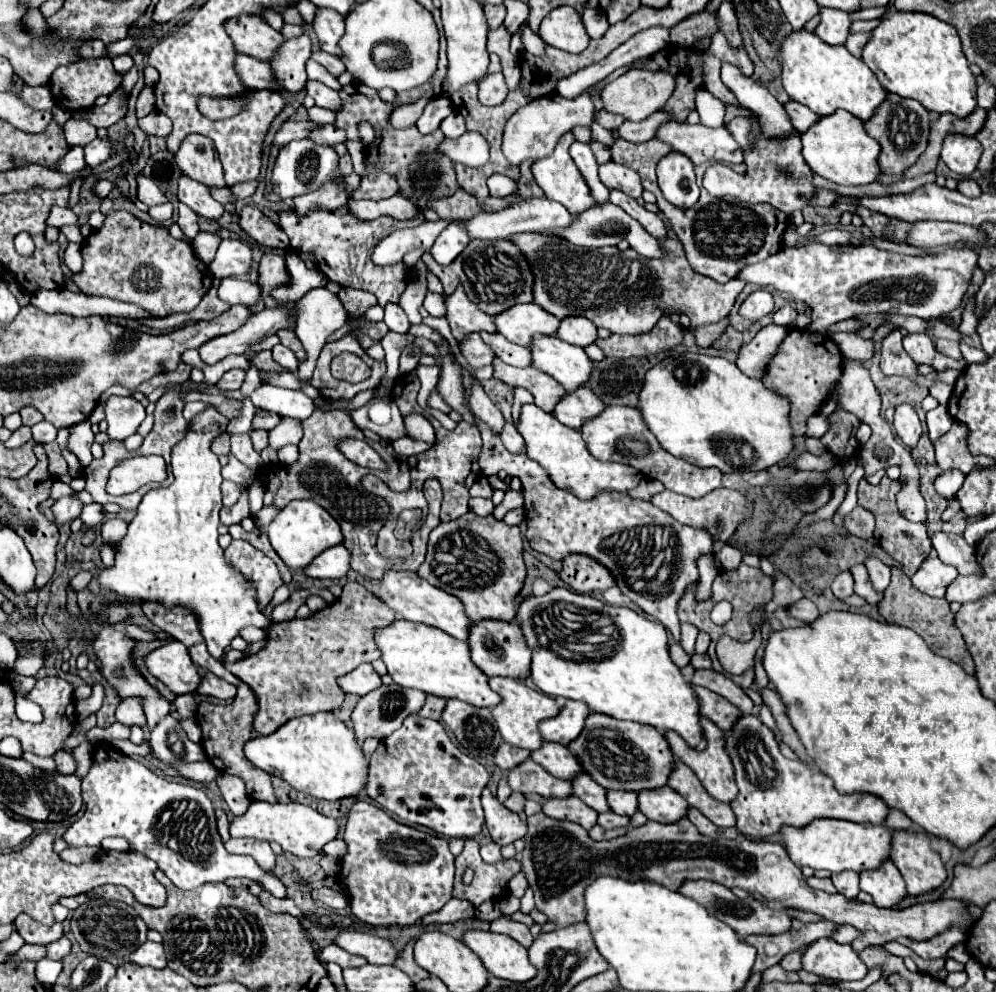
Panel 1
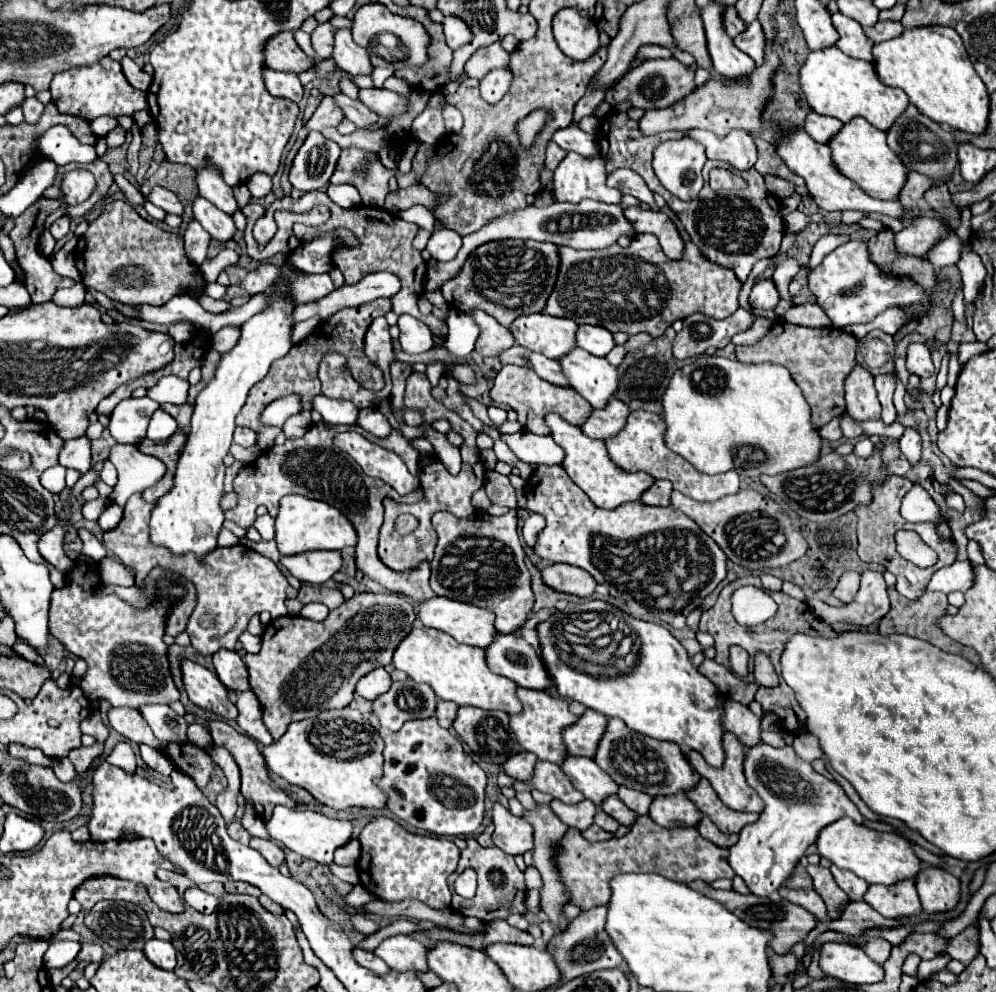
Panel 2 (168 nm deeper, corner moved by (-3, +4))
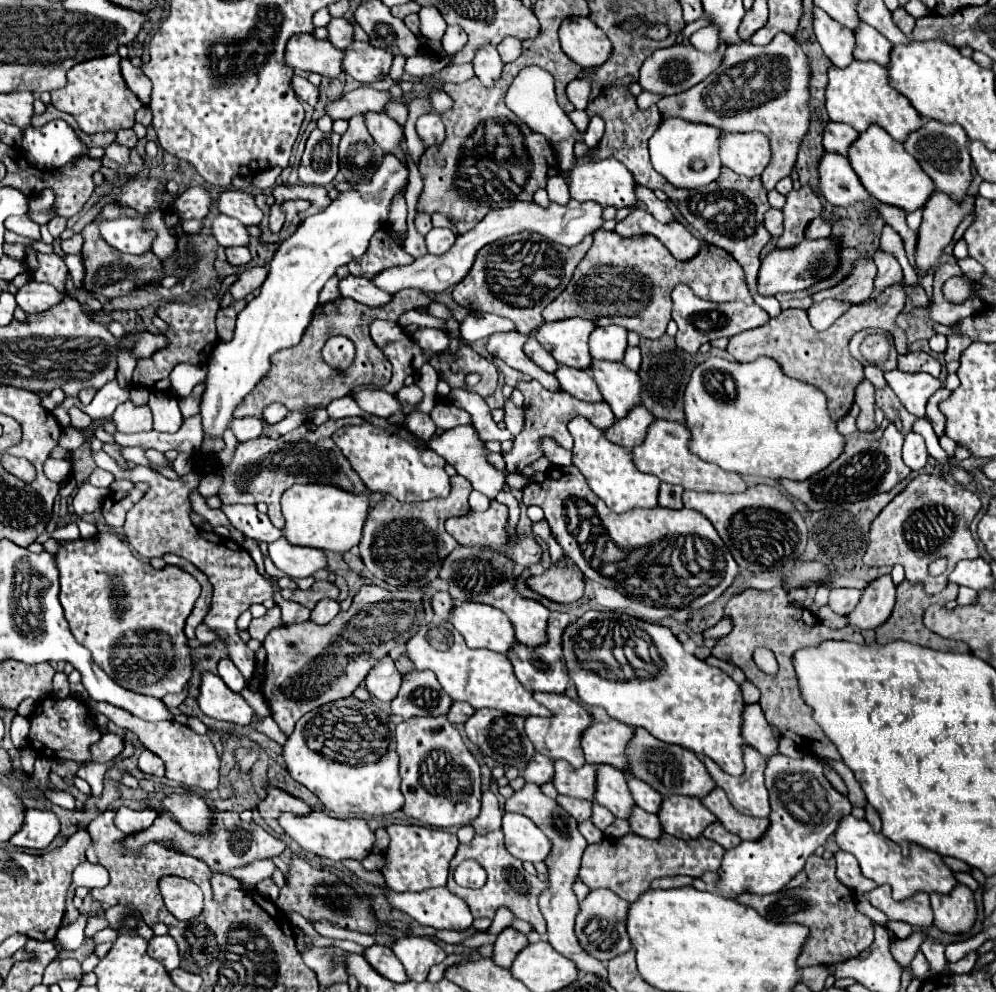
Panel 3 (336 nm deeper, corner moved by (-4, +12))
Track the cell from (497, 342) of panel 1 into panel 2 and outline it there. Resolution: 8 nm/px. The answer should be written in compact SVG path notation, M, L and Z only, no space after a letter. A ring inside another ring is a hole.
M528 352L528 364L540 378L544 378L552 384L558 384L558 386L568 386L568 380L560 372L558 360L550 360L538 352Z

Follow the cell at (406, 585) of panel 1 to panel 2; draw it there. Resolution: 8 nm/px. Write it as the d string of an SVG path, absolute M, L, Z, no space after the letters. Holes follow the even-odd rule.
M426 598L418 604L418 620L428 626L428 628L438 628L446 634L450 634L454 640L462 642L462 644L470 644L470 646L480 646L486 648L492 642L494 636L494 614L486 608L478 608L472 606L468 602L454 602L452 598Z

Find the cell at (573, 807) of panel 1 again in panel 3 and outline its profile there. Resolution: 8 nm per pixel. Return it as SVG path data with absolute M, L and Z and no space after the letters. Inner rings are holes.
M557 796L557 804L561 808L565 808L577 822L591 818L591 802L587 802L587 800L577 800L577 798L569 798L569 796Z

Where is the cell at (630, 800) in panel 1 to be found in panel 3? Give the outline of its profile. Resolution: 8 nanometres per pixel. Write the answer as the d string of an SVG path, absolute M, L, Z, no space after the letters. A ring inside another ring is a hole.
M631 776L629 778L629 790L631 790L631 794L635 798L635 804L639 808L643 808L649 814L657 814L659 812L663 796L659 792L655 792L651 786L647 786L647 782Z

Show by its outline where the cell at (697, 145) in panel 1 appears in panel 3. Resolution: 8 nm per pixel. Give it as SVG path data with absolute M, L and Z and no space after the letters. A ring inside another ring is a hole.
M759 132L747 134L723 134L721 138L721 162L743 176L761 176L771 162L769 138Z

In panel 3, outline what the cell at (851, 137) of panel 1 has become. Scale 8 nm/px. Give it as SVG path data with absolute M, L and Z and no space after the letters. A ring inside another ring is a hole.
M869 126L849 148L849 162L859 176L865 190L877 198L881 204L897 206L905 214L913 210L921 210L931 194L937 190L931 178L923 172L919 162L903 148L901 142L895 142L887 132L881 130L881 126Z

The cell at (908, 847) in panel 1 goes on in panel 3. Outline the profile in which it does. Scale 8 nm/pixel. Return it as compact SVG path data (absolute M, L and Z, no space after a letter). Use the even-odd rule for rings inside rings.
M963 884L947 896L931 894L931 908L935 914L935 926L947 934L969 932L977 918L973 892Z

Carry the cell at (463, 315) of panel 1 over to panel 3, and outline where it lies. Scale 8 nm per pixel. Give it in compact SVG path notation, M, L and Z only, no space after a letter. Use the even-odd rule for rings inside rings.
M497 332L497 334L489 336L487 350L495 358L503 360L507 366L511 366L511 368L531 376L533 380L541 382L547 390L561 392L561 386L559 386L559 380L555 378L555 374L541 370L535 362L531 362L527 358L527 354L523 352L523 342L527 342L527 336L523 336L519 332Z

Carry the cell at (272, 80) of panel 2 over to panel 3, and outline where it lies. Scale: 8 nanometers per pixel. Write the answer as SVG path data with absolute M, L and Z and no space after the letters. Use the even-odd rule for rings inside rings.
M293 76L293 90L295 90L295 94L297 94L301 100L309 102L309 104L315 108L317 100L319 100L319 88L317 88L317 86L313 86L307 78Z

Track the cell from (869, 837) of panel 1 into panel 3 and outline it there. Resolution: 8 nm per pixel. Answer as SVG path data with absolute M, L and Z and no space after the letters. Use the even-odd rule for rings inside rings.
M853 816L843 818L835 832L835 840L841 850L851 852L857 858L861 872L867 878L871 878L879 886L889 884L893 888L893 898L899 902L915 896L917 892L927 892L927 894L937 892L945 896L945 894L951 894L951 890L957 886L953 872L945 866L939 854L923 850L921 846L913 846L911 856L905 858L901 854L901 848L895 846L895 842L891 842L889 838L885 838L881 832L875 832L867 820L857 820Z

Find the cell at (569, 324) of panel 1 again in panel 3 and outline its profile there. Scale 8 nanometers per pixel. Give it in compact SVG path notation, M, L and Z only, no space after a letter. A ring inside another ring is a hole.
M605 326L595 328L591 338L591 356L597 360L609 360L609 362L621 362L627 350L627 330L621 326Z

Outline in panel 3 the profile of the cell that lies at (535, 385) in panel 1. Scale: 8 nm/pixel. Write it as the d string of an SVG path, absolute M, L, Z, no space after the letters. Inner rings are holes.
M537 380L521 382L519 390L525 396L525 404L523 404L523 408L525 408L525 430L515 438L513 450L505 452L505 464L507 464L507 470L511 470L511 472L523 472L523 468L527 468L529 464L533 464L535 460L539 460L543 456L543 450L541 450L541 440L543 438L553 438L561 448L571 450L573 448L573 438L567 430L567 422L575 416L589 418L589 422L593 426L597 426L599 430L607 430L607 426L611 426L611 422L615 422L615 414L605 402L597 402L597 404L579 402L577 398L573 398L567 392L555 394L555 392L545 390Z

